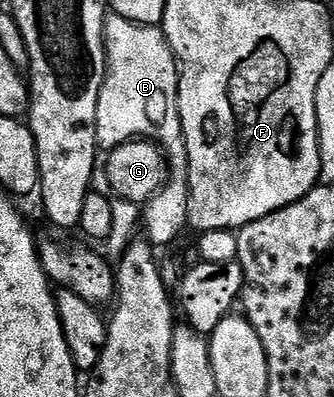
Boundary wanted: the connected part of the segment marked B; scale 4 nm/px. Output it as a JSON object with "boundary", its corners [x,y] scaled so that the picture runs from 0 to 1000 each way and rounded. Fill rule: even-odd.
{"boundary":[[[356,40],[311,48],[323,179],[293,242],[287,365],[332,383],[368,358],[452,353],[503,401],[503,458],[437,511],[425,569],[458,622],[503,620],[563,569],[563,385],[539,300],[539,181],[479,65],[428,65]]]}

